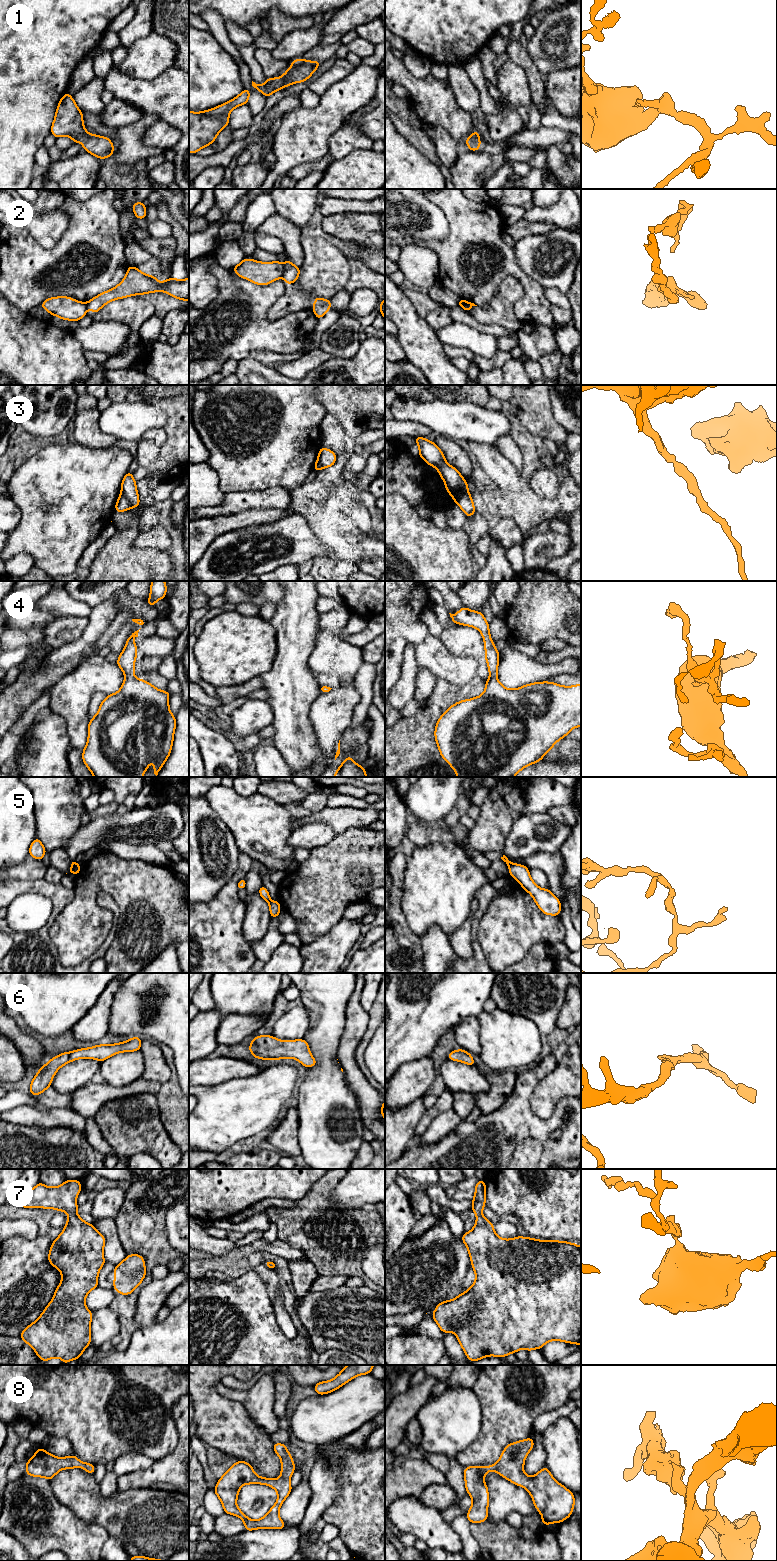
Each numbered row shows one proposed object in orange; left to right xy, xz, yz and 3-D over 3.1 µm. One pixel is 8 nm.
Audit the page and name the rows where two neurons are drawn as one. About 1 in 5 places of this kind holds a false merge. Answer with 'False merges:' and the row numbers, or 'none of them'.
False merges: 2, 3, 5

